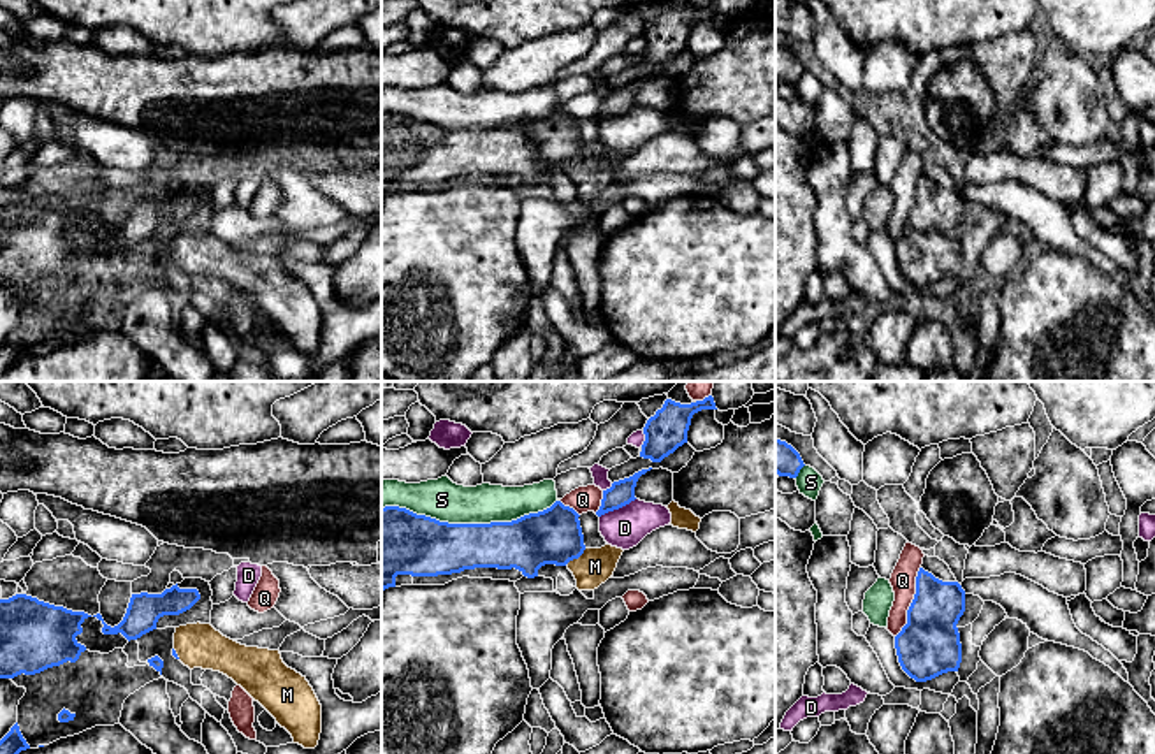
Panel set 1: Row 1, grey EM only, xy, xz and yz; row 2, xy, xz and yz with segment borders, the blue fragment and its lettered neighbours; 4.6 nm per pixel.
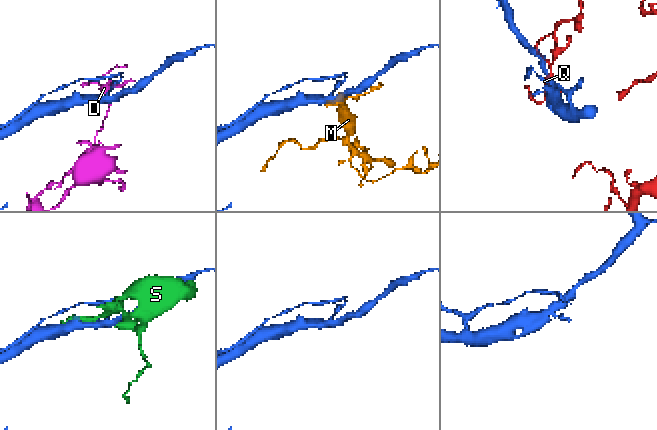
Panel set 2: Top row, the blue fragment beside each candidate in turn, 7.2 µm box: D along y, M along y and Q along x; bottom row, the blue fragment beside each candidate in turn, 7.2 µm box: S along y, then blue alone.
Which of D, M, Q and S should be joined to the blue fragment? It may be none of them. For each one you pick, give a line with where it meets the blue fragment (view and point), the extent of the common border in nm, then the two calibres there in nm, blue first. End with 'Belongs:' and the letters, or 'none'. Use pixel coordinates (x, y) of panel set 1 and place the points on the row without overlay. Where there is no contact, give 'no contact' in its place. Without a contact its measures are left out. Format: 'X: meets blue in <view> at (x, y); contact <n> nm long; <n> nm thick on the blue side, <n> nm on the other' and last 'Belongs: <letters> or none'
M: meets blue in xz at (575, 164); contact 130 nm long; 260 nm thick on the blue side, 170 nm on the other
Belongs: M

